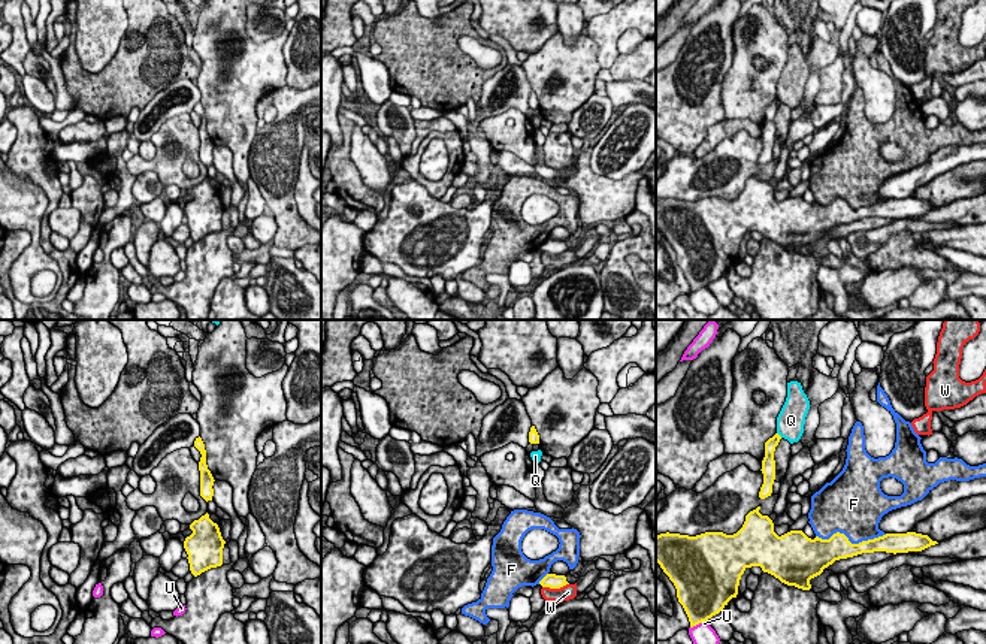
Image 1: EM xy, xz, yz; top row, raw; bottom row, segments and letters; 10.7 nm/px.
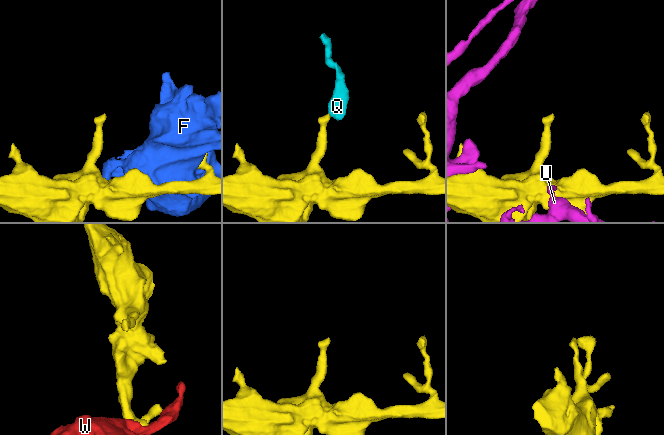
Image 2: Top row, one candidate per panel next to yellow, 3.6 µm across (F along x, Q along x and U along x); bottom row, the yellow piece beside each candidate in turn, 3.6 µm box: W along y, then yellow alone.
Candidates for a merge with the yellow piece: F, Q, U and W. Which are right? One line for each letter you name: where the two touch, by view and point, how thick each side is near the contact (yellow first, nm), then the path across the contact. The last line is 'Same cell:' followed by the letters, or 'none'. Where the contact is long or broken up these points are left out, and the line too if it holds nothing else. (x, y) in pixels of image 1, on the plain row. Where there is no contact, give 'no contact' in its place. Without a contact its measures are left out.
Same cell: none

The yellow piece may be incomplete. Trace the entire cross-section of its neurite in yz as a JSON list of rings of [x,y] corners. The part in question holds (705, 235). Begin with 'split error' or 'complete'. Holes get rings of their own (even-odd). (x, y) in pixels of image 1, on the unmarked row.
complete; [[[759,175],[750,176],[734,200],[705,197],[689,202],[666,197],[656,202],[656,227],[674,248],[690,293],[719,279],[737,263],[747,233],[760,232],[787,251],[810,256],[810,245],[835,226],[874,217],[922,217],[938,209],[916,197],[886,199],[859,209],[852,209],[840,197],[829,205],[811,205],[802,196],[778,202],[772,185]]]

